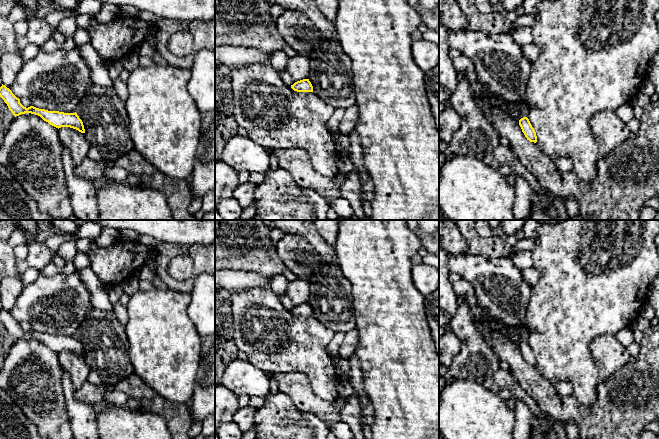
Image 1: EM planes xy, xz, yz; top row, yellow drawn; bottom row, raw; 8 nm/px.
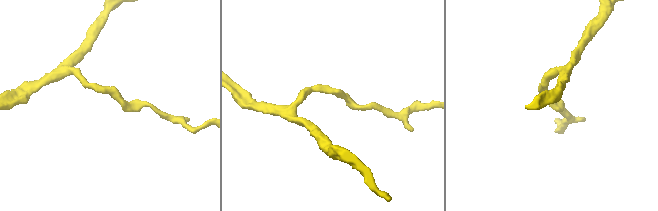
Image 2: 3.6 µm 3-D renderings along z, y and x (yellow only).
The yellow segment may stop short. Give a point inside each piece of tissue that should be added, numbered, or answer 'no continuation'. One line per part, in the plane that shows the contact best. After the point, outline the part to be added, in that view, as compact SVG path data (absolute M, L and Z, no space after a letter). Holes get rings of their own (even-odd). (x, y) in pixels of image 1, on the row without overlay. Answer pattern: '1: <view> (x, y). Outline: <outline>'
no continuation

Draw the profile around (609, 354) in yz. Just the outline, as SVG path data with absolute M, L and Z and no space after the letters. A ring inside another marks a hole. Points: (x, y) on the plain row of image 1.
M614 335L595 338L590 350L599 369L601 381L606 381L630 359L630 354Z

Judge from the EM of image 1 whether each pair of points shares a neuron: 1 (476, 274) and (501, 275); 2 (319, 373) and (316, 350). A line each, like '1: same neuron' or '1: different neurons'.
1: same neuron
2: same neuron

